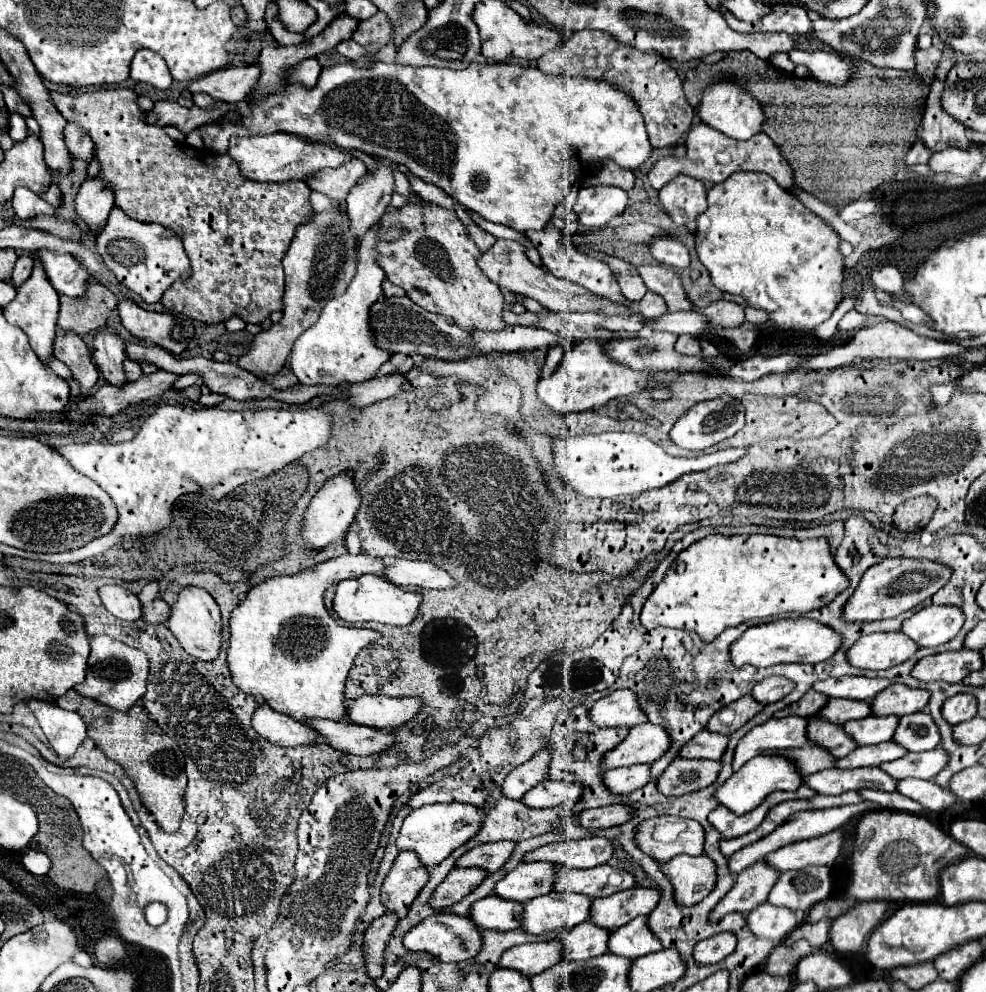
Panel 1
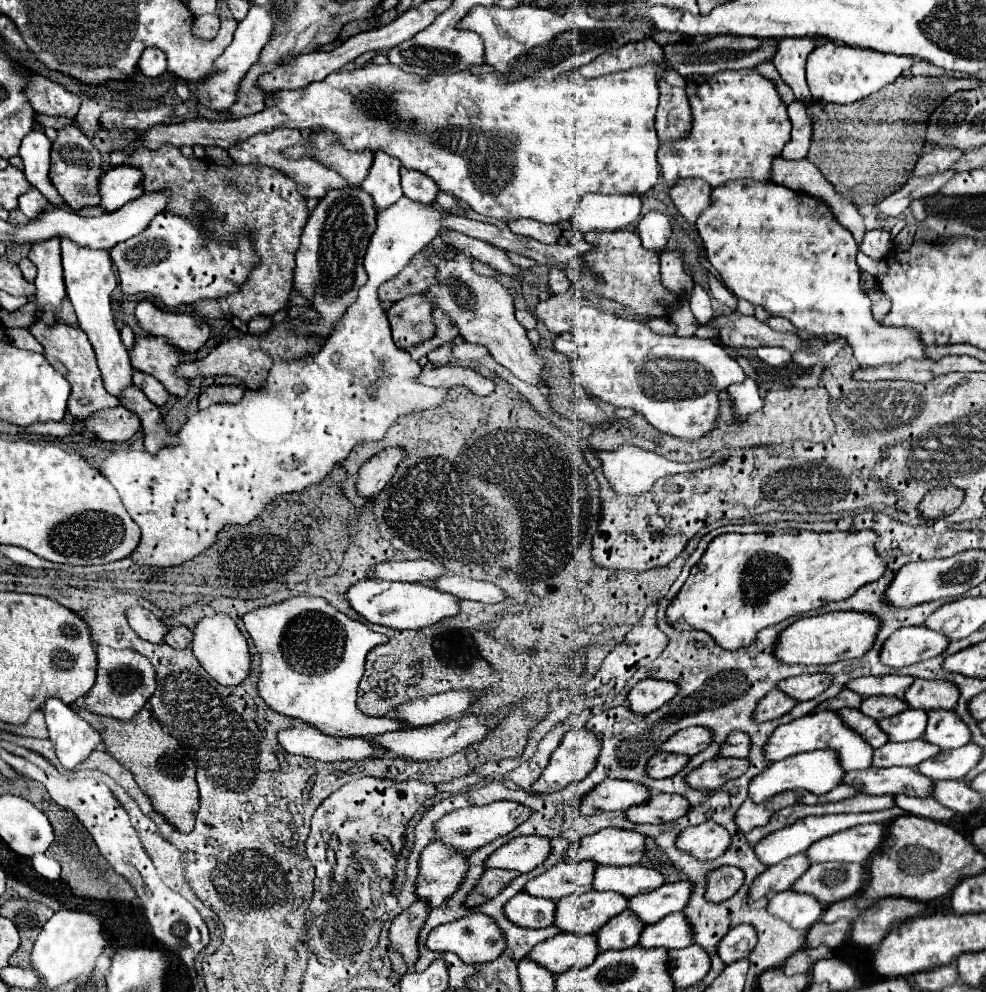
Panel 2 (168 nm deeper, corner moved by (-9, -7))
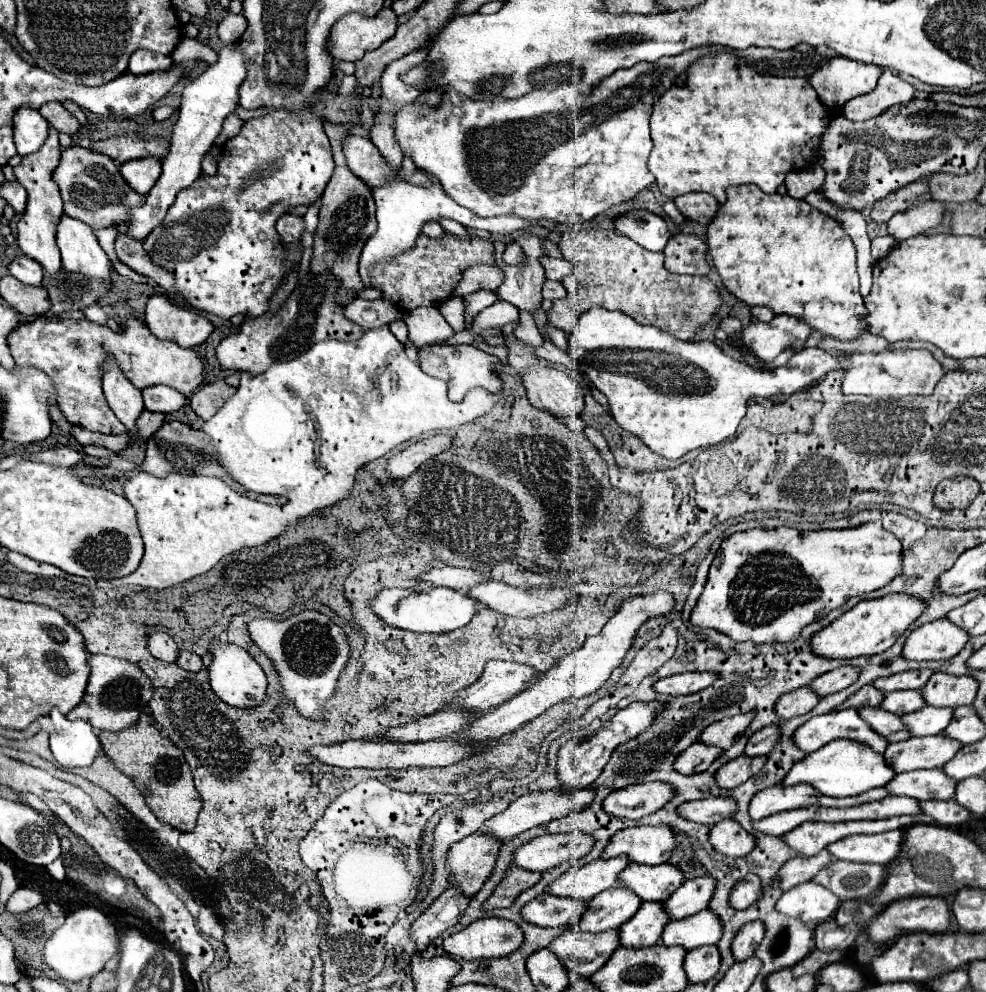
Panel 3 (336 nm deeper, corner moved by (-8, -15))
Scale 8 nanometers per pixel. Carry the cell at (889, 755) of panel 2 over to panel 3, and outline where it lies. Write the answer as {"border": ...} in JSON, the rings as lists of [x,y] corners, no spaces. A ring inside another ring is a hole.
{"border":[[[944,734],[910,738],[904,742],[894,742],[886,748],[884,756],[896,772],[910,772],[920,768],[942,768],[948,760],[956,756],[962,744]]]}

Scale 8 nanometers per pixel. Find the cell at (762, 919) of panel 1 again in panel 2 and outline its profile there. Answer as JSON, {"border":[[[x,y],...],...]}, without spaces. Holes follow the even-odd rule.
{"border":[[[793,890],[777,892],[767,906],[771,916],[787,922],[793,930],[809,930],[823,914],[823,906],[815,898]]]}

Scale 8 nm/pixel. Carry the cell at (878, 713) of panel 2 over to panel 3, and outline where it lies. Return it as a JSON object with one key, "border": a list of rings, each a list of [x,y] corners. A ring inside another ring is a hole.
{"border":[[[898,690],[898,692],[890,692],[886,694],[884,702],[880,704],[880,708],[888,708],[888,712],[896,712],[896,714],[908,714],[914,710],[920,710],[926,706],[926,700],[922,698],[920,690]]]}

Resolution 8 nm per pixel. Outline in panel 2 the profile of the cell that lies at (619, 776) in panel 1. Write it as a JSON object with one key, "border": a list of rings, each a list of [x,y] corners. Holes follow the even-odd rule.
{"border":[[[657,754],[647,762],[647,776],[653,780],[663,780],[663,778],[671,778],[673,774],[677,774],[685,764],[687,764],[687,756],[681,754]]]}

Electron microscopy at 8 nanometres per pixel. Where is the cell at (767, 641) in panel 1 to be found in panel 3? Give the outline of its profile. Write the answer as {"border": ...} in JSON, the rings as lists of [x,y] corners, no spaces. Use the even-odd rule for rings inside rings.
{"border":[[[892,592],[876,600],[862,600],[858,606],[842,614],[828,628],[814,634],[810,640],[812,652],[828,658],[856,658],[856,656],[874,656],[888,650],[898,636],[926,610],[924,602],[906,592]]]}

